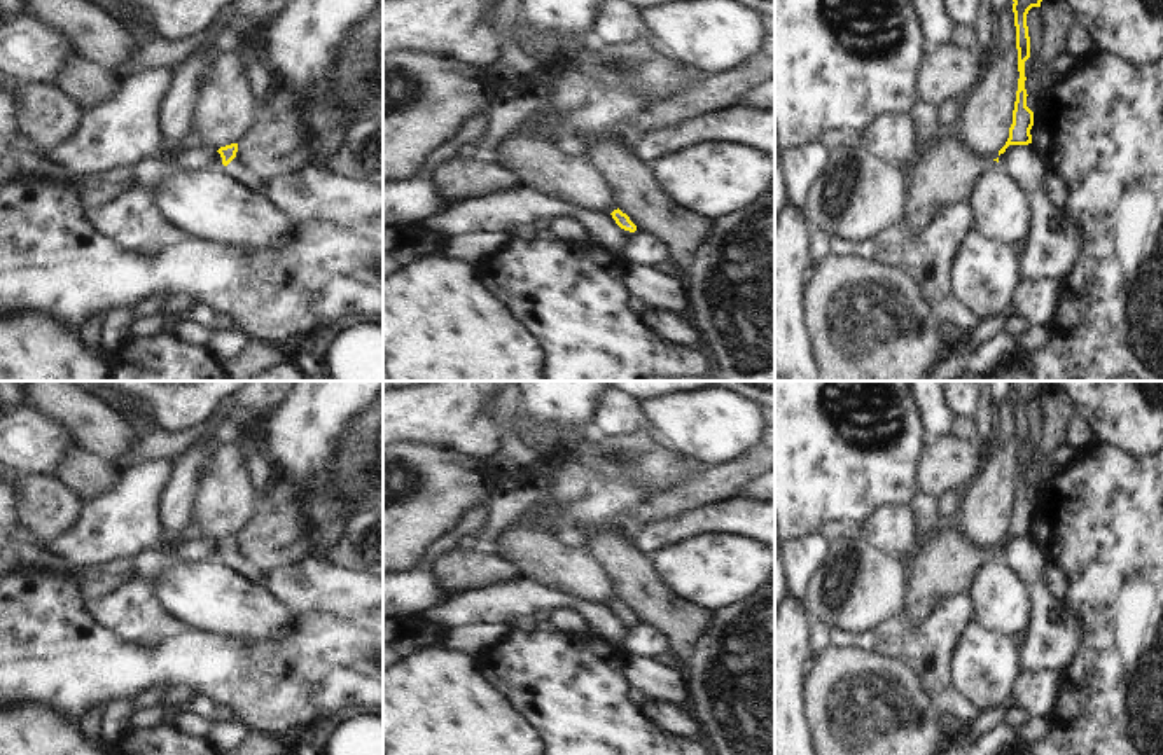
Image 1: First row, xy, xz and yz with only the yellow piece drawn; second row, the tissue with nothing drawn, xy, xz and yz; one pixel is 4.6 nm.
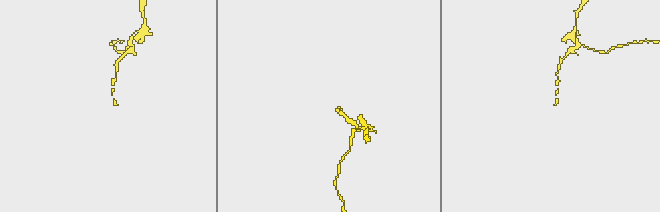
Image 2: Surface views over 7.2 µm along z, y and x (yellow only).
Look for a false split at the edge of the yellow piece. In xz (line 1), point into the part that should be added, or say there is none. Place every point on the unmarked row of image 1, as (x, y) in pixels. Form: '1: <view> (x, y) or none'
1: none

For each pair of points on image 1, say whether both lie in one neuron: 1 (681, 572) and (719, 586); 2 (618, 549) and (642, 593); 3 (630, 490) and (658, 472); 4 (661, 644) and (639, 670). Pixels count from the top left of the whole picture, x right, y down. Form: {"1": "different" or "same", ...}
{"1": "same", "2": "same", "3": "different", "4": "different"}

